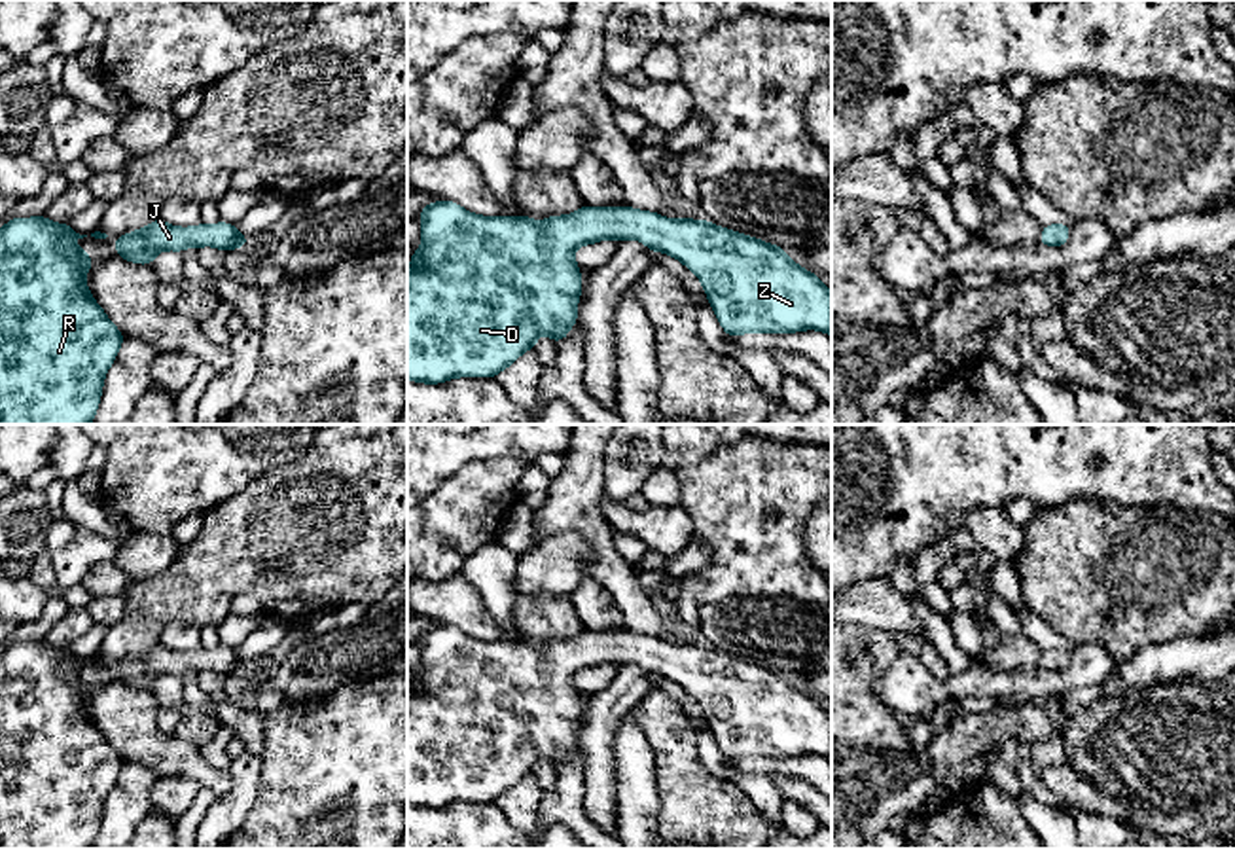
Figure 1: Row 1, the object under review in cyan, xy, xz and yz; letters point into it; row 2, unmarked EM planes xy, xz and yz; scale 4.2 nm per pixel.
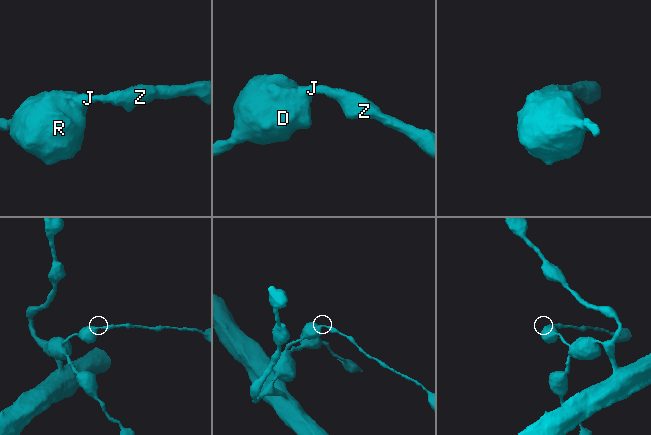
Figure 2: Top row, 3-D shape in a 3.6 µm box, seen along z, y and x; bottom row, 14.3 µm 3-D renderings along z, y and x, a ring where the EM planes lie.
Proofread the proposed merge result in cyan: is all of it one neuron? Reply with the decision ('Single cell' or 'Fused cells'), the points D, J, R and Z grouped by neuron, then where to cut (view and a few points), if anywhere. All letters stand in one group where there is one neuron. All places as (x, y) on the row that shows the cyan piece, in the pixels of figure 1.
Single cell. Groups: D J R Z. No split

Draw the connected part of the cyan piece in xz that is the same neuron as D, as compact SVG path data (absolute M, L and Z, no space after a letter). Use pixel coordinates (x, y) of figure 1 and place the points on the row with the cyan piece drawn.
M455 201L428 203L421 214L421 248L409 258L407 275L407 379L426 385L445 383L455 377L496 377L525 351L536 347L538 335L547 334L555 347L568 335L578 320L582 267L574 250L599 241L638 239L652 252L665 252L680 260L703 282L716 318L729 337L741 334L794 334L820 330L832 335L832 292L811 271L792 262L784 248L765 241L714 226L707 220L671 220L633 207L589 207L574 214L547 216L534 222L530 216L479 216Z

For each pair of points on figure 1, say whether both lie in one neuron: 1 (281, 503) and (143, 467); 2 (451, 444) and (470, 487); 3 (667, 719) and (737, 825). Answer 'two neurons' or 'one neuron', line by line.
1: two neurons
2: two neurons
3: one neuron

